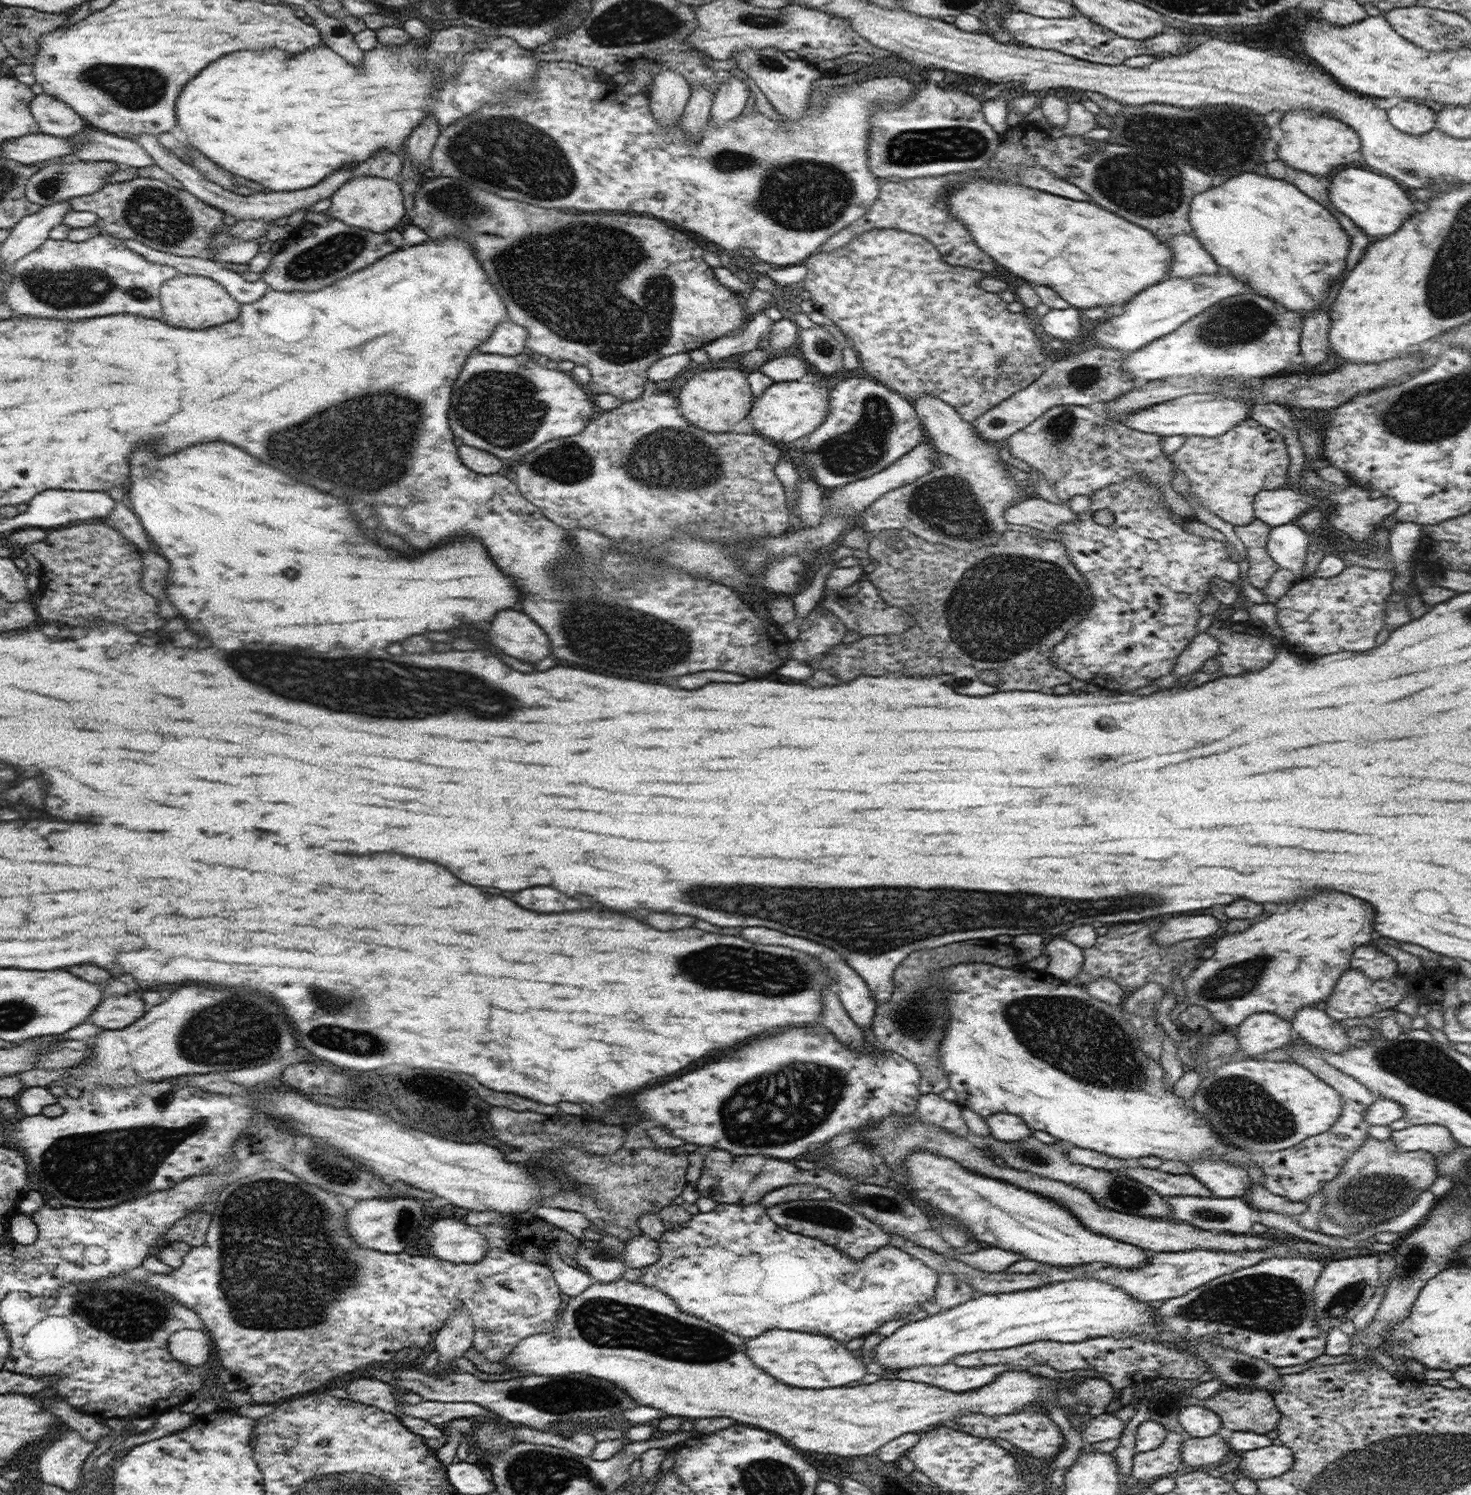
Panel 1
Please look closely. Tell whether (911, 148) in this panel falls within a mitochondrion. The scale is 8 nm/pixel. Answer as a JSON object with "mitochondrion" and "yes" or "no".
{"mitochondrion":"yes"}

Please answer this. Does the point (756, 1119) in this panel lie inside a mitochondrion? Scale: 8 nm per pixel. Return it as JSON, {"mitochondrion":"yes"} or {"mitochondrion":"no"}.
{"mitochondrion":"yes"}

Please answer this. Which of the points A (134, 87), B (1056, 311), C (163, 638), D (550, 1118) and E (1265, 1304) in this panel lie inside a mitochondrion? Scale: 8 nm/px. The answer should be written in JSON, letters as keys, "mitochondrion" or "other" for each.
{"A":"mitochondrion","B":"other","C":"other","D":"other","E":"mitochondrion"}

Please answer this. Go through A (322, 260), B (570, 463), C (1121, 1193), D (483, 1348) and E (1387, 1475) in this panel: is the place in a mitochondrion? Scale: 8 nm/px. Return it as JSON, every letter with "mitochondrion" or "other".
{"A":"mitochondrion","B":"mitochondrion","C":"mitochondrion","D":"other","E":"mitochondrion"}

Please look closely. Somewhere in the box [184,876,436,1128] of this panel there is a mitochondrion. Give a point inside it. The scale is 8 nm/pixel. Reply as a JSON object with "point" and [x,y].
{"point":[331,1002]}

